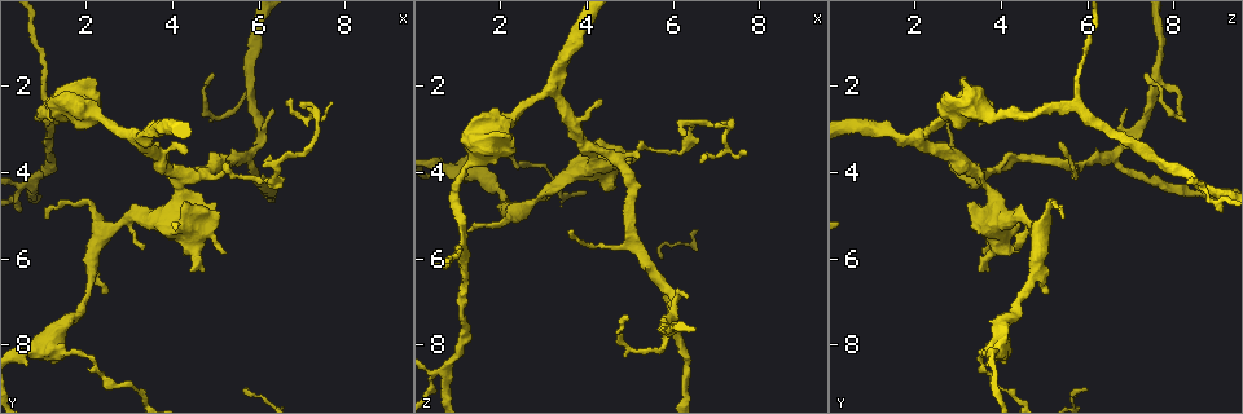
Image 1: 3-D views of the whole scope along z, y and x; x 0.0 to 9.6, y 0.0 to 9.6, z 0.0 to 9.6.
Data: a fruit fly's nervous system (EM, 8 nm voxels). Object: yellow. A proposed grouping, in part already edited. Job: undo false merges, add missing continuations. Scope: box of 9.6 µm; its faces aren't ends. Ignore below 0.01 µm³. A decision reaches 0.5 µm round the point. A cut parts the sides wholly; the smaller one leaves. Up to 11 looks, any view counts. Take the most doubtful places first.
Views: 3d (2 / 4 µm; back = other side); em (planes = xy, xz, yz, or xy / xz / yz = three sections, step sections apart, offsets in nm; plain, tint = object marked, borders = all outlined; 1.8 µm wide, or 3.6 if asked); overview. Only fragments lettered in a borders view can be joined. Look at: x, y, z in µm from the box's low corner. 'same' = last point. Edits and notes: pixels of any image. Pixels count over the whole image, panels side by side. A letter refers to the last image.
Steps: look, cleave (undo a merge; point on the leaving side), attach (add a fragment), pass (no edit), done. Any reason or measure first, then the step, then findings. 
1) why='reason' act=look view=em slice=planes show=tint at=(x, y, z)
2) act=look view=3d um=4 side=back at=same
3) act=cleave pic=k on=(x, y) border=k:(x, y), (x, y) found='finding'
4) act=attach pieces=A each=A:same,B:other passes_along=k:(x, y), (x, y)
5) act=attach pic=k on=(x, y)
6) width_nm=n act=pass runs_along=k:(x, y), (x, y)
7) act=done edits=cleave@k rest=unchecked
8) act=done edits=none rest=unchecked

why='sharp bend' act=look view=em slice=planes show=plain at=(5.80, 2.05, 7.65)

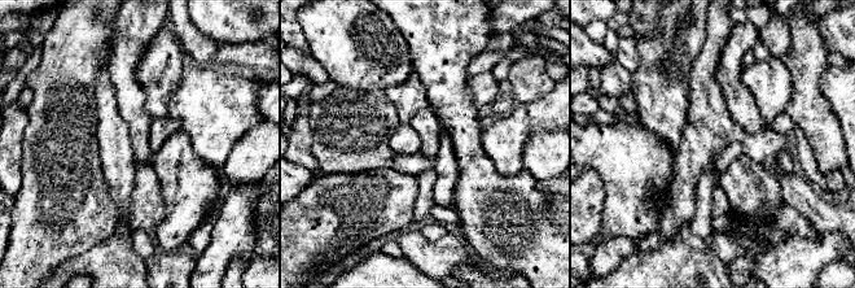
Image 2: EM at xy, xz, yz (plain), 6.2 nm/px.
act=look view=em slice=planes show=borders at=same

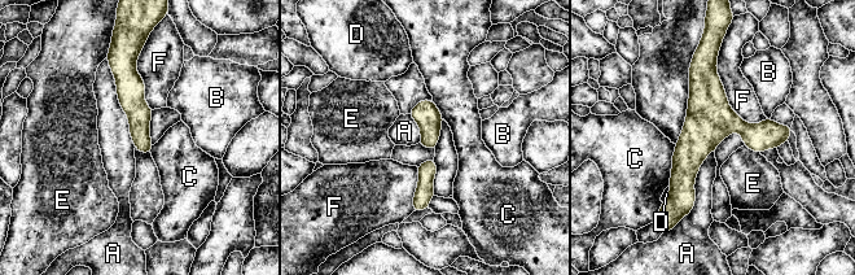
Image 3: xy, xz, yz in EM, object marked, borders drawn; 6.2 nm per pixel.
act=pass each=A:other,B:other,C:other,D:other,E:other,F:other found='continuous, no second neuron'

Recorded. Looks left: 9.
why='sharp bend' act=look view=3d um=2 at=(0.65, 4.30, 8.70)

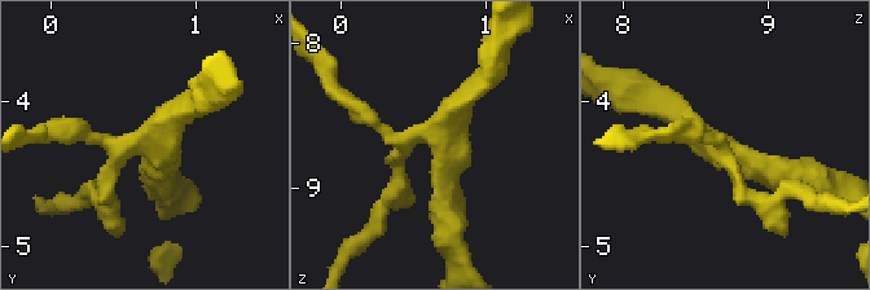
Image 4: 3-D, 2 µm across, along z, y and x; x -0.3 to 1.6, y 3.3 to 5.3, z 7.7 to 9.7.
why='now the EM' act=look view=em slice=planes show=tint at=(0.68, 4.32, 8.68)

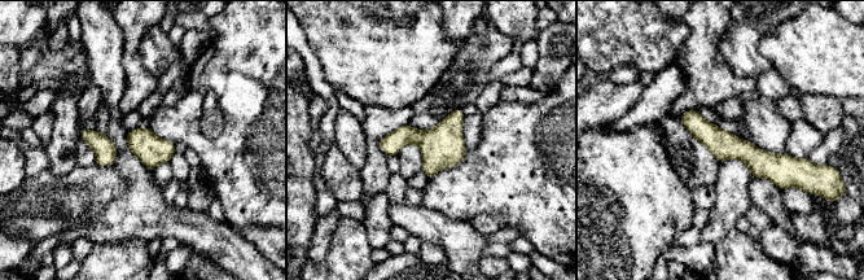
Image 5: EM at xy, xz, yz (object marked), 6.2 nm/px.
act=look view=em slice=planes show=borders at=same

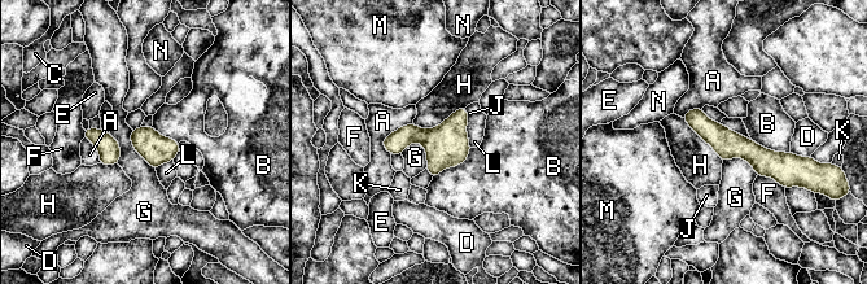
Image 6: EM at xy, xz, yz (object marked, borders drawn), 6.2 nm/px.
act=pass each=A:other,B:other,C:other,D:other,E:other,F:other,G:other,H:other,J:other,K:other,L:other,M:other,N:other found='all the same neuron'

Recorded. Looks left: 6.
why='free end' act=look view=em slice=planes show=borders at=(4.30, 3.50, 2.35)

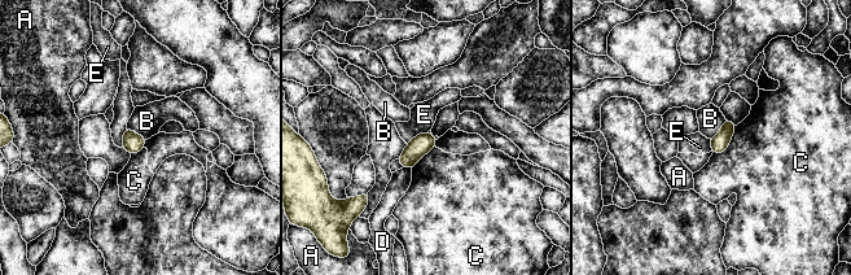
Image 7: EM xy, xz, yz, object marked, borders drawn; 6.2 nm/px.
width_nm=110 act=pass each=A:other,B:other,C:other,D:other,E:other border=7:(726, 119), (723, 126), (710, 139) found='none of them fits'

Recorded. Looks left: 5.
why='free end' act=look view=em slice=planes show=borders at=(4.50, 6.35, 3.55)

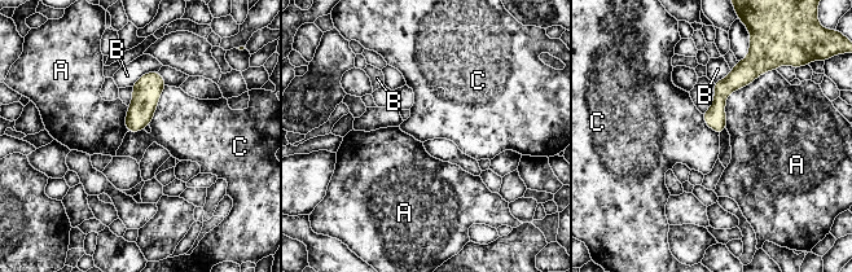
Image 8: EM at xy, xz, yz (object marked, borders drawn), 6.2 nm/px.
act=pass each=A:other,B:other,C:other runs_along=8:(743, 65), (720, 95), (719, 128) found='no lettered fragment goes on from it'

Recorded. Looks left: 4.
act=done edits=none rest=unchecked

